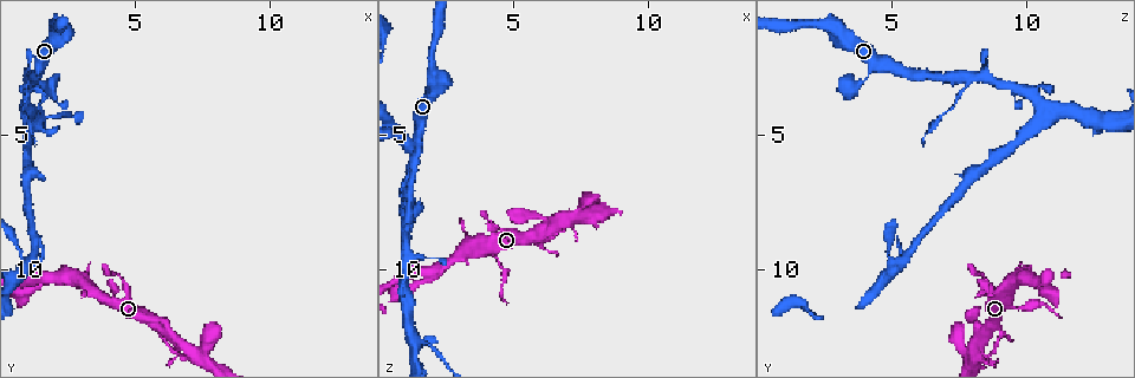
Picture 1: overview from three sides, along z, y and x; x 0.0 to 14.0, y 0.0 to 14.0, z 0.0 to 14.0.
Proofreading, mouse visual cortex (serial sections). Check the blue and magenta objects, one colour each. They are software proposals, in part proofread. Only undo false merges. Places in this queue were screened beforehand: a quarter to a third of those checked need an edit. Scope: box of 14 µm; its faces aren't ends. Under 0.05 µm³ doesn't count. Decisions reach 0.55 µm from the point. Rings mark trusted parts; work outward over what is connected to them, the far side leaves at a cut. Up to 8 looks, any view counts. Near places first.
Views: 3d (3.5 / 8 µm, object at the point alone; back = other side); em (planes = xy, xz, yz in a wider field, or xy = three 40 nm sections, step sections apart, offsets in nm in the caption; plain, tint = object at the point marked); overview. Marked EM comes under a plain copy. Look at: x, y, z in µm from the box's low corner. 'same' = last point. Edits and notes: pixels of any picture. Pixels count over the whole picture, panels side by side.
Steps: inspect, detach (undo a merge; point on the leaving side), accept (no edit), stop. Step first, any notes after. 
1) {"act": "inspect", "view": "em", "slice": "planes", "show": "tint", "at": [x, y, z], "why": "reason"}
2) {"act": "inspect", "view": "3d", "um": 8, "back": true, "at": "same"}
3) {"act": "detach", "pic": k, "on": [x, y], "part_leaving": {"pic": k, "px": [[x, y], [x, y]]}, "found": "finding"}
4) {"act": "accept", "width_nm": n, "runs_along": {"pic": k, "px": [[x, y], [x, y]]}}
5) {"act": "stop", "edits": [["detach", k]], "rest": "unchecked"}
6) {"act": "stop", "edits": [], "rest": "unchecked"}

{"act": "inspect", "view": "3d", "um": 3.5, "at": [1.2, 2.8, 7.8], "why": "branch point"}

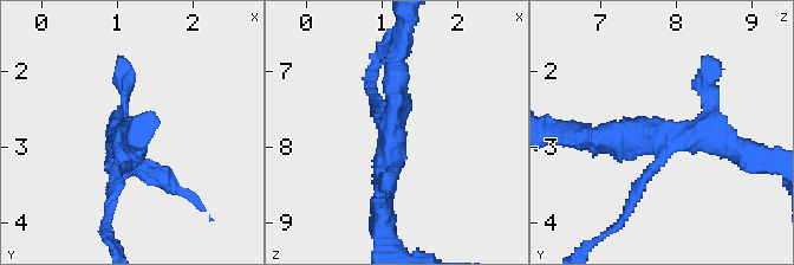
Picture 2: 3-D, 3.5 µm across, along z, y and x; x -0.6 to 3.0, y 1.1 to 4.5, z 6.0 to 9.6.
{"act": "inspect", "view": "em", "slice": "xy", "step": 1, "show": "tint", "at": [1.20, 2.90, 7.75], "arms": 3, "arm_widths_nm": [150, 300, 350], "why": "shape alone is not enough"}

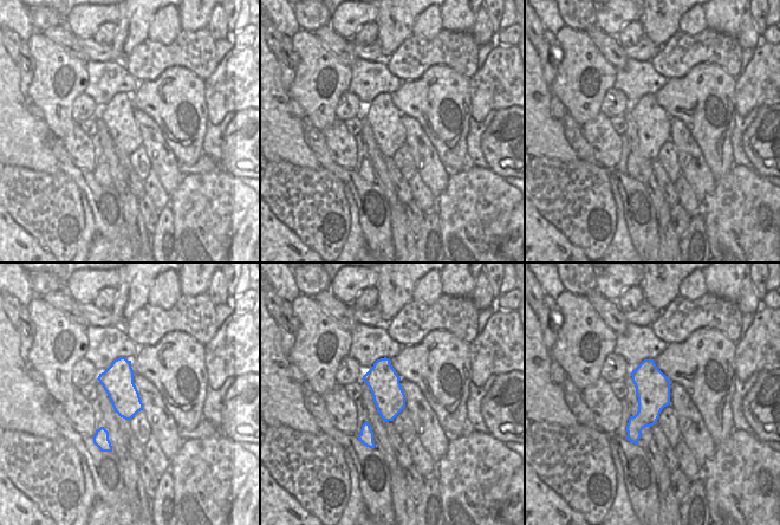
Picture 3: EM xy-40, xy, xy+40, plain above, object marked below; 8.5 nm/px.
{"act": "detach", "pic": 2, "on": [632, 199], "part_leaving": {"pic": 2, "px": [[653, 169], [624, 217], [590, 245]]}, "found": "two cells meet here"}

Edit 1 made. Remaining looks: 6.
{"act": "inspect", "view": "3d", "um": 3.5, "at": [0.9, 4.0, 10.6], "why": "arms part here"}

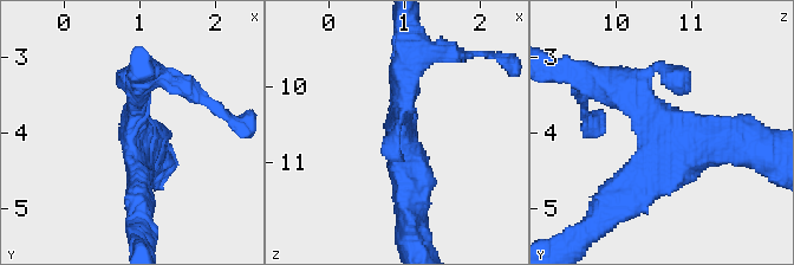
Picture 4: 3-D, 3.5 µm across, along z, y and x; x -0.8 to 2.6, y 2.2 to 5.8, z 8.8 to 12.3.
{"act": "inspect", "view": "em", "slice": "xy", "step": 1, "show": "tint", "at": [0.95, 4.00, 10.65], "why": "shape alone is not enough"}

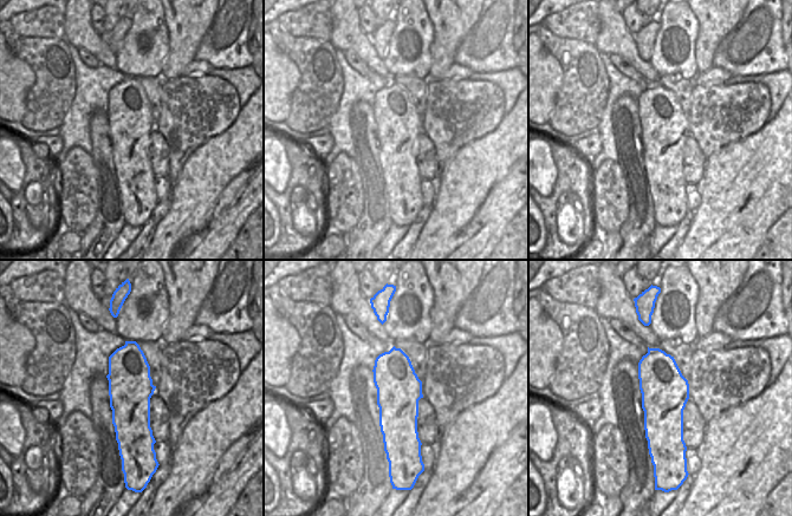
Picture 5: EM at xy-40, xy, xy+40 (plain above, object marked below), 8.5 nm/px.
{"act": "accept", "runs_along": {"pic": 4, "px": [[605, 85], [665, 133], [620, 198]]}, "found": "all the same cell"}

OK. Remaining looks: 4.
{"act": "inspect", "view": "em", "slice": "xy", "step": 3, "show": "tint", "at": [1.5, 4.5, 12.7], "why": "side arm on a straight run"}

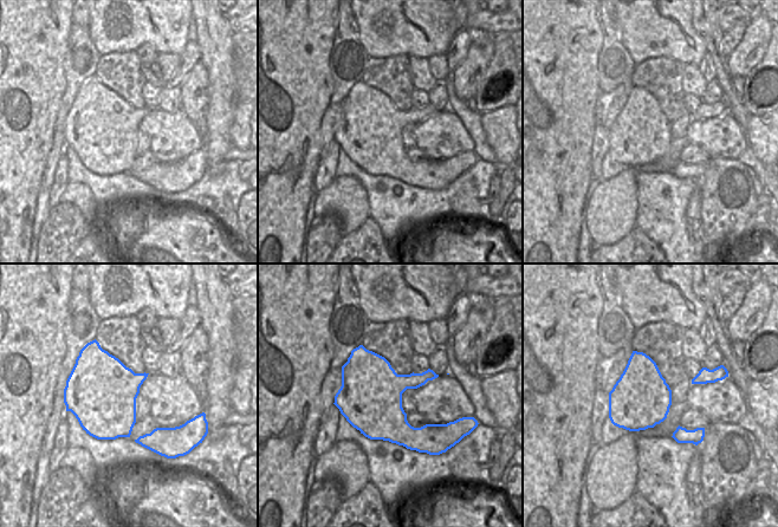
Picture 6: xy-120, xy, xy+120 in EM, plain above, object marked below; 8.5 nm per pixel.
{"act": "inspect", "view": "3d", "um": 3.5, "at": "same"}

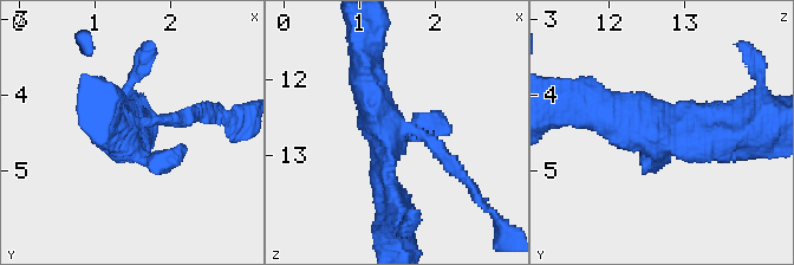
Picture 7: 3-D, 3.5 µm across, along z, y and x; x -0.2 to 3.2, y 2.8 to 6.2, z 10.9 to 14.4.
{"act": "accept", "runs_along": {"pic": 7, "px": [[365, 71], [394, 208]]}, "found": "one cell here"}

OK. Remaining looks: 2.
{"act": "stop", "edits": [["detach", 2]], "rest": "unchecked"}

